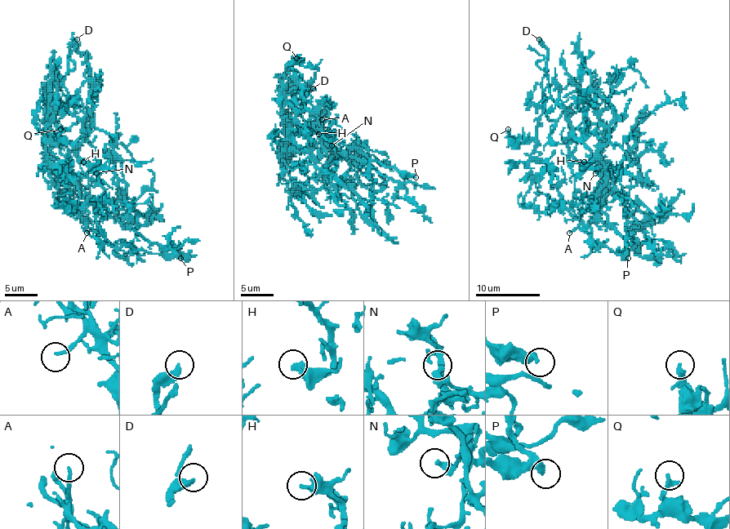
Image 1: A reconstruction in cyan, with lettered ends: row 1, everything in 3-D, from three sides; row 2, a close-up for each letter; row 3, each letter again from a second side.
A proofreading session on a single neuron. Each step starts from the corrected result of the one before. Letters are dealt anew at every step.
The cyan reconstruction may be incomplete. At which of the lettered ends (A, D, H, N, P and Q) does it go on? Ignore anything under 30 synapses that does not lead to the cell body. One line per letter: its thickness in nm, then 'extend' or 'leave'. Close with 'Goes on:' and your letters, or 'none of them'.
A: 170 nm | extend
D: 380 nm | extend
H: 360 nm | leave
N: 240 nm | leave
P: 300 nm | leave
Q: 200 nm | extend
Goes on: A, D, Q

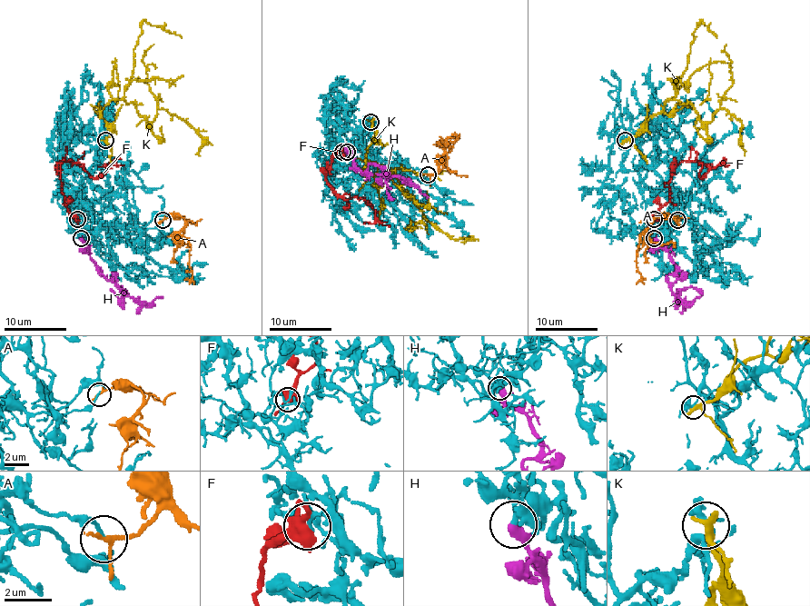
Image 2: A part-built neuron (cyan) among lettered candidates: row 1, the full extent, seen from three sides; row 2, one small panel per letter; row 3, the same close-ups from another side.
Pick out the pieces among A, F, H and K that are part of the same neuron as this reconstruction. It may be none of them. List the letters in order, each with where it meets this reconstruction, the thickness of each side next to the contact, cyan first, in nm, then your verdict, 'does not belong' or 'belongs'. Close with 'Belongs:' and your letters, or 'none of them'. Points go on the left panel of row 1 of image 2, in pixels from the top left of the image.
A: (162, 220) | 160/160 nm | does not belong
F: (77, 219) | 200/550 nm | does not belong
H: (81, 238) | 400/320 nm | belongs
K: (105, 140) | 280/280 nm | does not belong
Belongs: H

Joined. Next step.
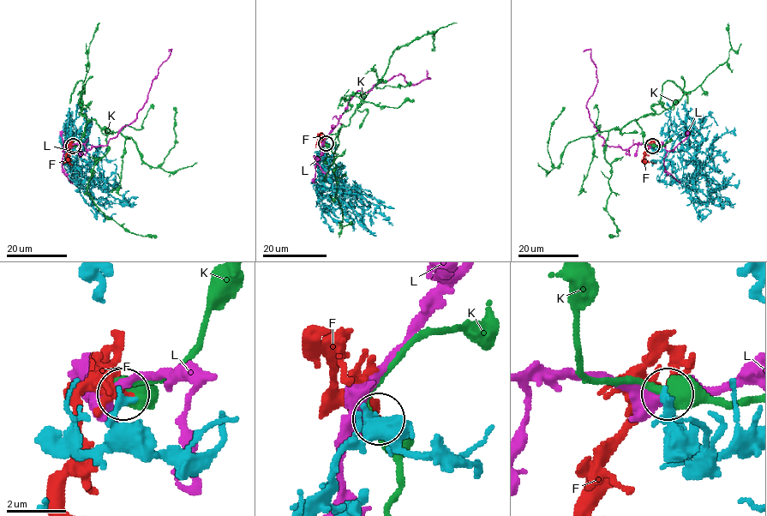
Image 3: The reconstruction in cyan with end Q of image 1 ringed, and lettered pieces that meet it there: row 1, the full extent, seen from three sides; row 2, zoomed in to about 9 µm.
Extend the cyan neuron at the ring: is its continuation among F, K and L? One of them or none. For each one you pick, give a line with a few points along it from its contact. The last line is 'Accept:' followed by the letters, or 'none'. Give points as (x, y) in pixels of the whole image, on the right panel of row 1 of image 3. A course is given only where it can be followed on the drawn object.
F: course (652, 146), (652, 142), (644, 158), (656, 163)
Accept: F

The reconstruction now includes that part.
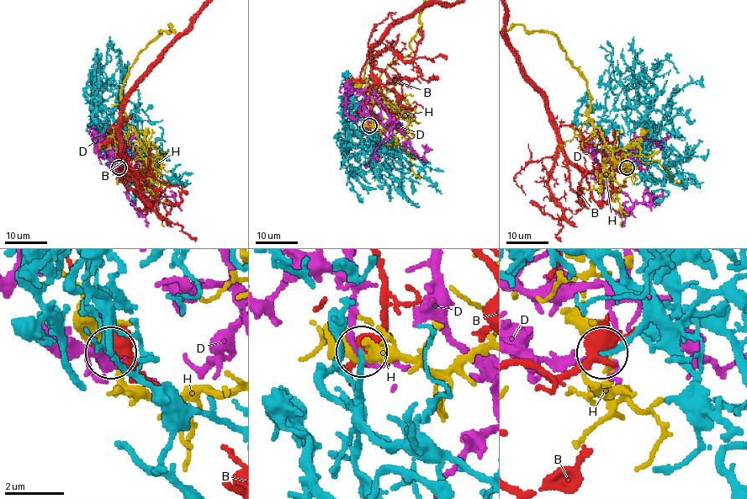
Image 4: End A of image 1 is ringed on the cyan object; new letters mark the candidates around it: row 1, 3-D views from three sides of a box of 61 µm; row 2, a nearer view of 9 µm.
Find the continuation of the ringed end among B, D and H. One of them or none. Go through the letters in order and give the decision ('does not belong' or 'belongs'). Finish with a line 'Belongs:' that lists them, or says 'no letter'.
B: does not belong
D: does not belong
H: does not belong
Belongs: no letter

